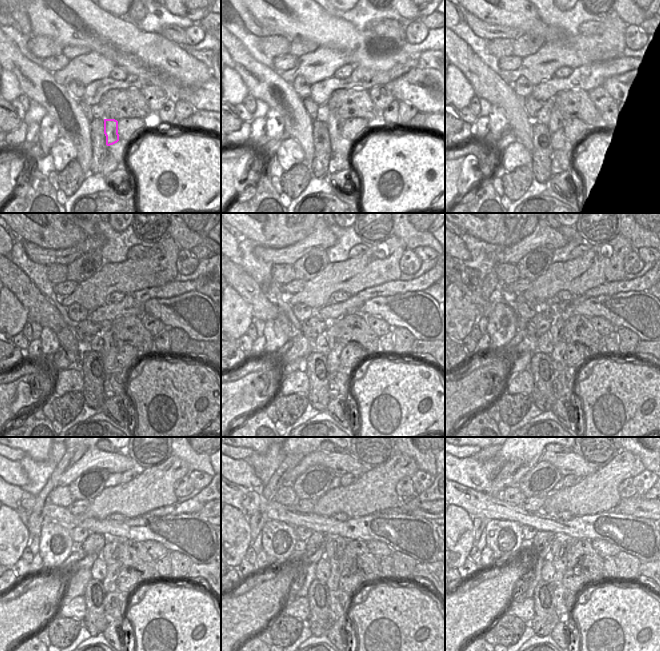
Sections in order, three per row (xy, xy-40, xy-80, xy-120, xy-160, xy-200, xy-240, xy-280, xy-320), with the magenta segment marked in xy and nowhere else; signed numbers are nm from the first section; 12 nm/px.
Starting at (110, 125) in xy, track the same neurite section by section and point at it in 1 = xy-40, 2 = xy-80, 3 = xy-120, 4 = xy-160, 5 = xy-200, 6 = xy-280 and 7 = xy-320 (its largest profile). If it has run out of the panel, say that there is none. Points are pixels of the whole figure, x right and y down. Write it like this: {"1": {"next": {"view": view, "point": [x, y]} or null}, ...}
{"1": {"next": {"view": "xy-40", "point": [334, 124]}}, "2": {"next": {"view": "xy-80", "point": [557, 122]}}, "3": {"next": {"view": "xy-120", "point": [108, 340]}}, "4": {"next": {"view": "xy-160", "point": [332, 332]}}, "5": {"next": {"view": "xy-200", "point": [556, 332]}}, "6": {"next": {"view": "xy-280", "point": [334, 548]}}, "7": {"next": {"view": "xy-320", "point": [561, 545]}}}

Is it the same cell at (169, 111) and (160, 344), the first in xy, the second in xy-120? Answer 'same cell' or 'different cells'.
same cell

